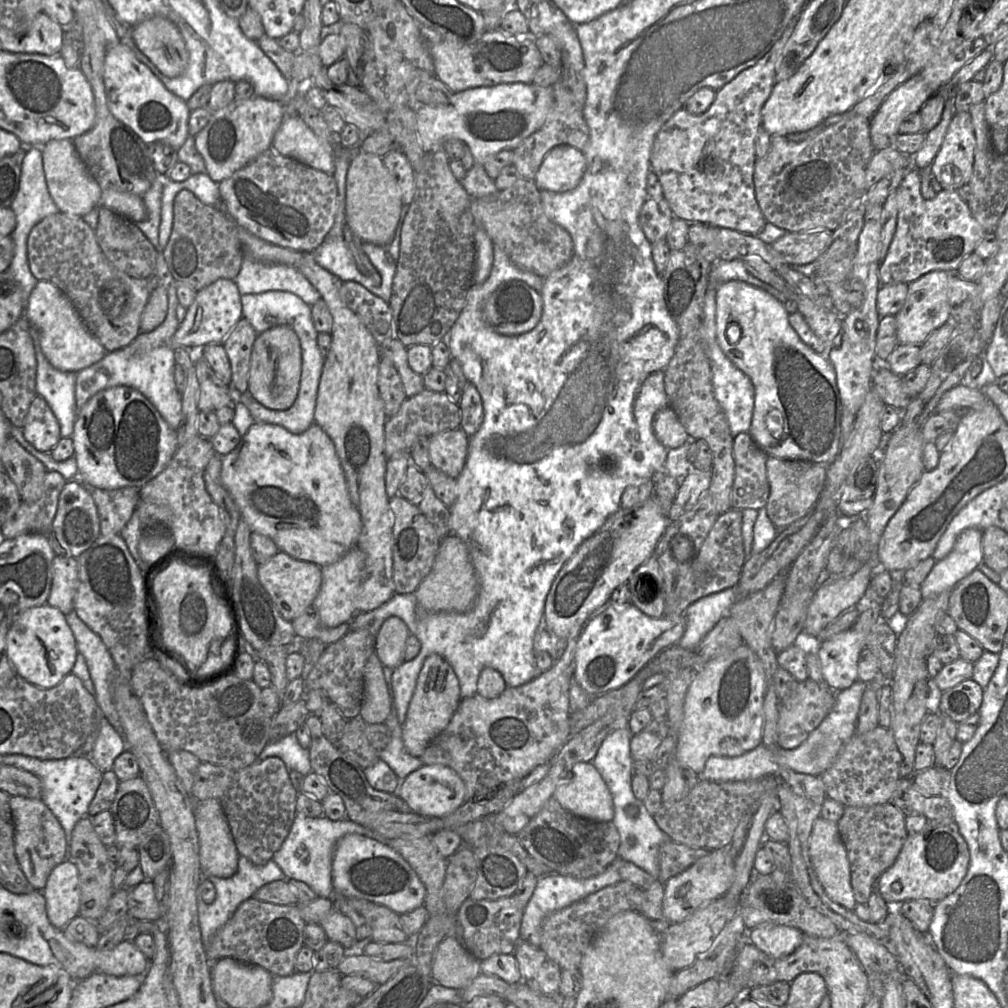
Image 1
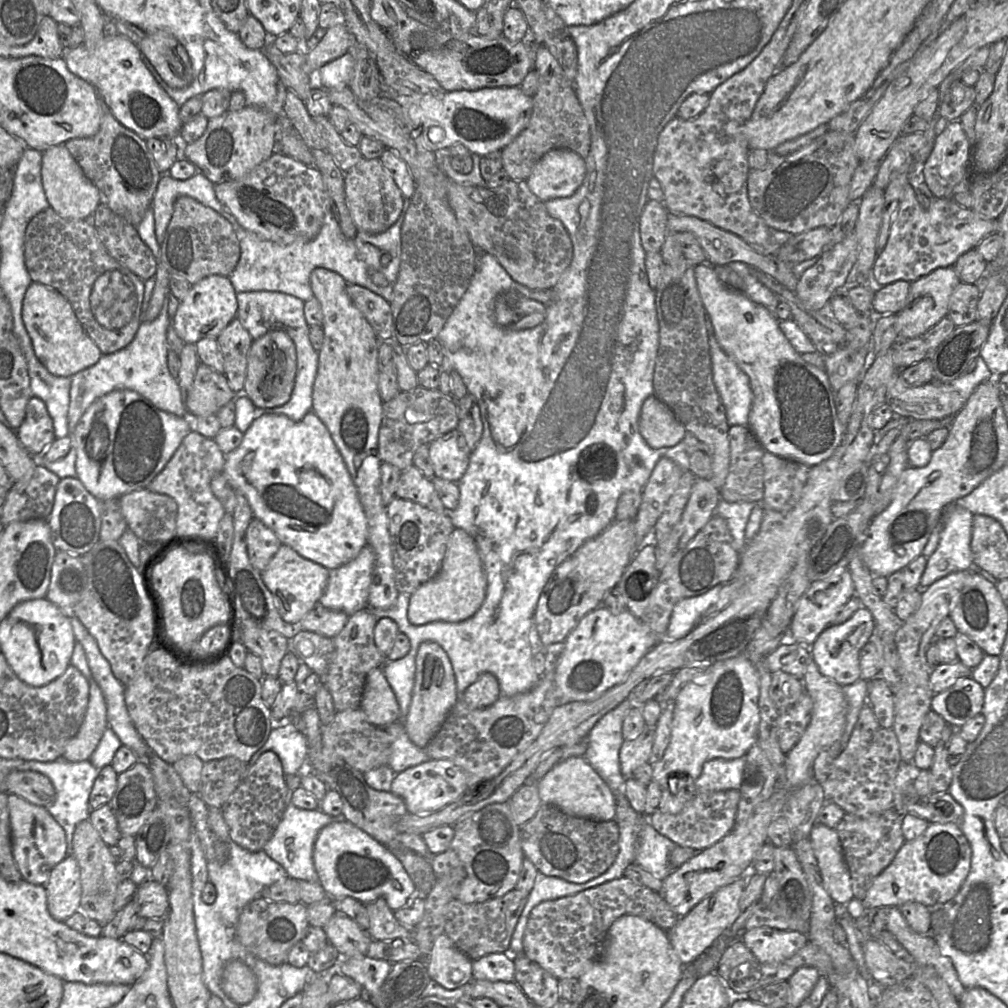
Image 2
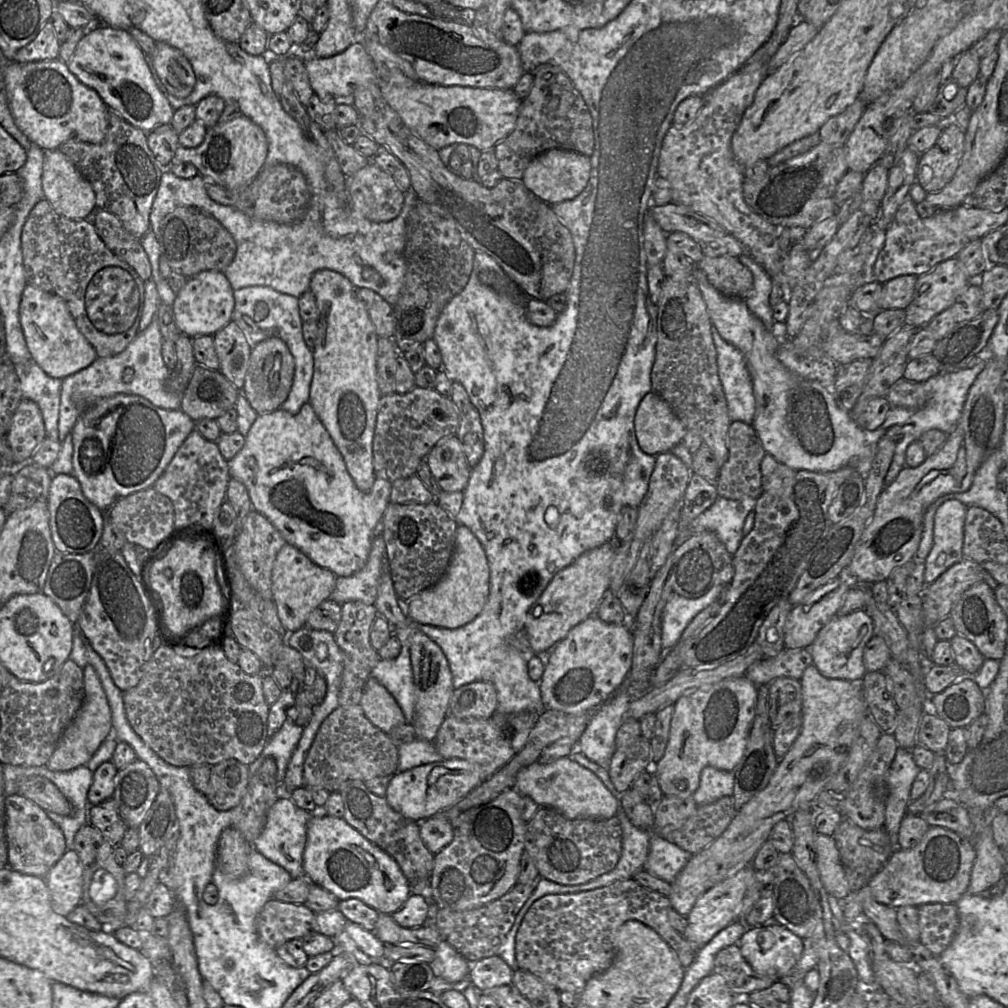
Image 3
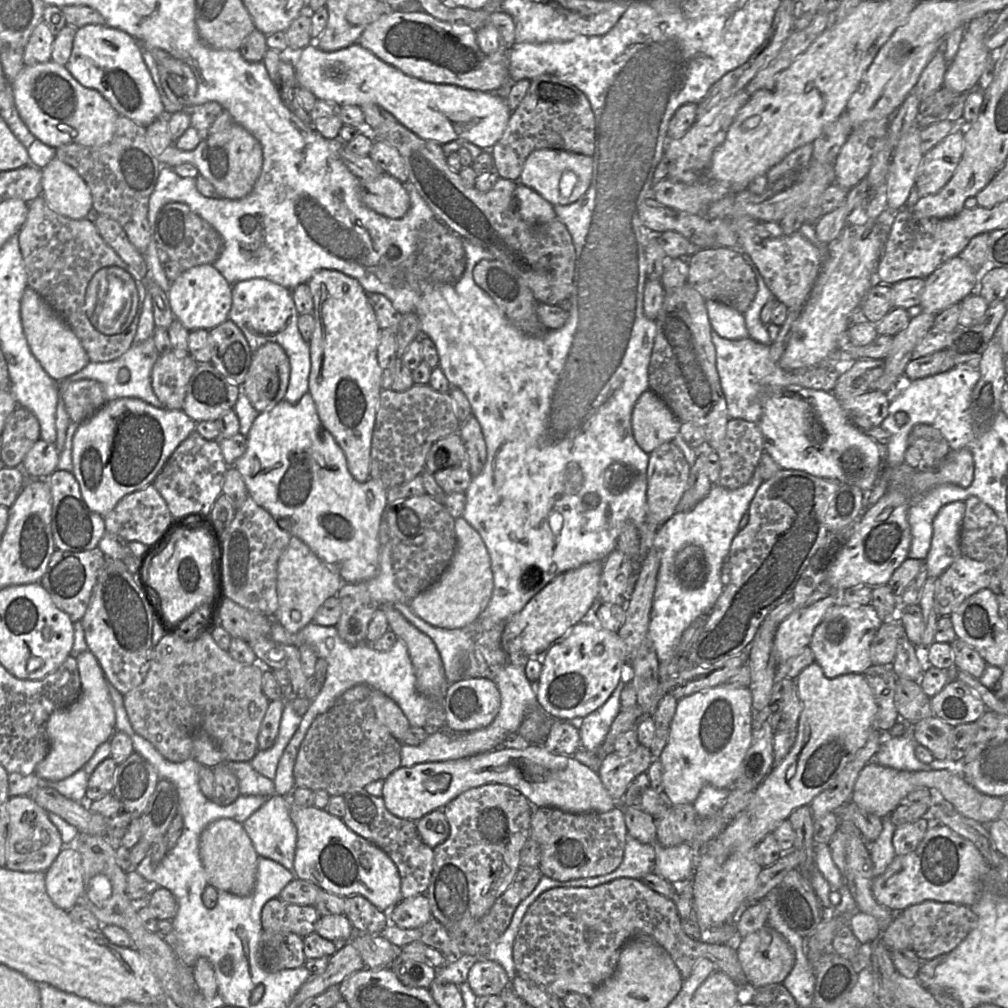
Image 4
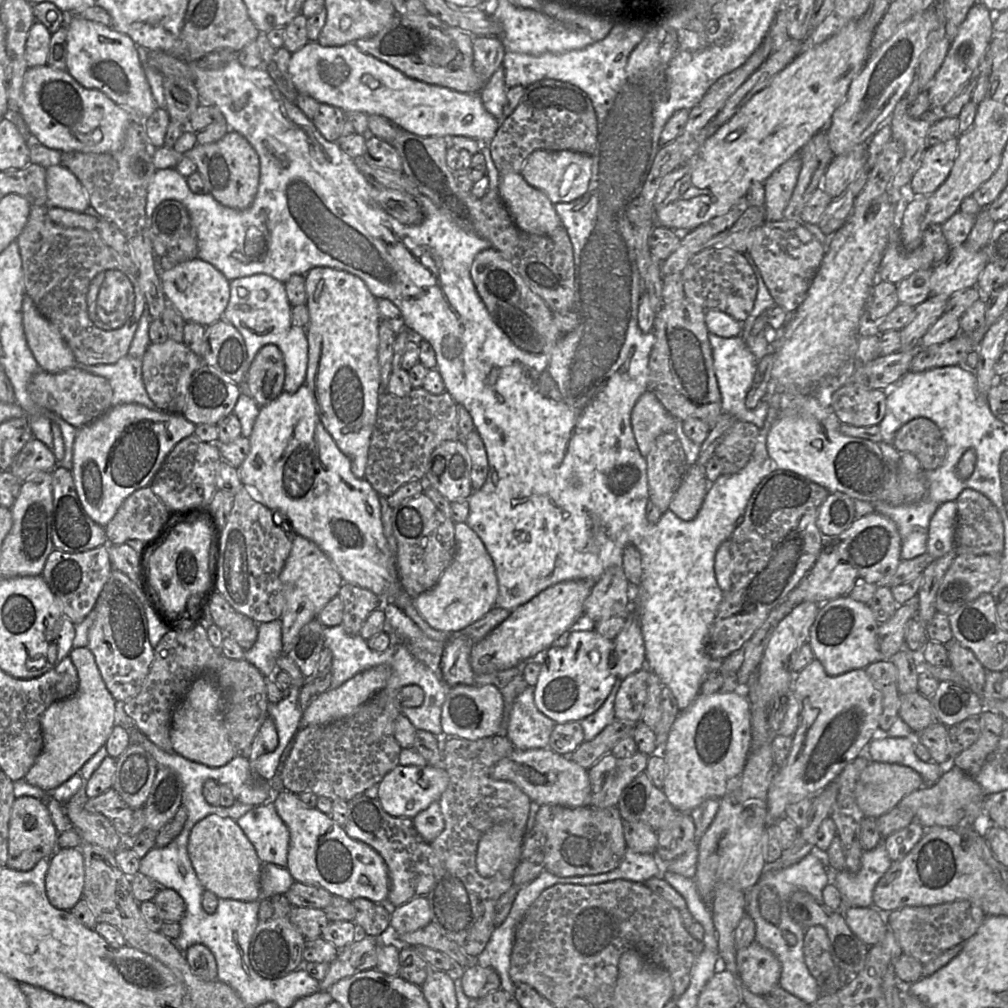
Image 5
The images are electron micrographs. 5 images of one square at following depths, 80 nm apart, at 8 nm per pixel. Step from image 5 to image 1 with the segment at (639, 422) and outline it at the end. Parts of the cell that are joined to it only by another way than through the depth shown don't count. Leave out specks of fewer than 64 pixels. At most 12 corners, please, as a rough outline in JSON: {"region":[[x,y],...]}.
{"region":[[669,406],[654,415],[652,429],[667,449],[690,439]]}

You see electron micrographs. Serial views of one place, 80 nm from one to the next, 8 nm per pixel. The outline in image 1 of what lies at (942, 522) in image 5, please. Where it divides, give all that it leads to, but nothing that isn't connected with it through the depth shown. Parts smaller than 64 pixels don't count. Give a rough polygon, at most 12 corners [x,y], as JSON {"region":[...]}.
{"region":[[964,530],[920,586],[923,599],[952,591],[983,561],[982,531]]}

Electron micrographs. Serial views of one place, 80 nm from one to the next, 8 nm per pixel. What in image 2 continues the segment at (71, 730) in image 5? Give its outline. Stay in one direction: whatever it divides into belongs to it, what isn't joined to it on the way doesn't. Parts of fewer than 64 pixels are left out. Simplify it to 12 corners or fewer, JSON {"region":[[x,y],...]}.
{"region":[[92,677],[83,723],[62,754],[89,760],[108,727],[107,706]]}

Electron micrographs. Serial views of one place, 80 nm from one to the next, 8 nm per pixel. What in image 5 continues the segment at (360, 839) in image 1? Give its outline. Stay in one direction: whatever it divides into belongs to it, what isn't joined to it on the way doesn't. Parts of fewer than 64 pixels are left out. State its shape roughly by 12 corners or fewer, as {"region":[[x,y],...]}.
{"region":[[275,792],[295,882],[386,902],[378,852],[297,794]]}

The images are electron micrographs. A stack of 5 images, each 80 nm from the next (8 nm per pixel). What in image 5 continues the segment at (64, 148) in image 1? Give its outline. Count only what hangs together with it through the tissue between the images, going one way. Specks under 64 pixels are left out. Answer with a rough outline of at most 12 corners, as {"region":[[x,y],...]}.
{"region":[[62,164],[46,169],[47,205],[90,206],[78,178]]}

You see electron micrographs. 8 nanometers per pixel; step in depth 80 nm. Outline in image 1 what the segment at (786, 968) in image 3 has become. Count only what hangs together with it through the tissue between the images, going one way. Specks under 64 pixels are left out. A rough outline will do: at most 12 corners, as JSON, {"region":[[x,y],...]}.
{"region":[[765,923],[748,930],[746,941],[782,958],[801,946],[797,928]]}

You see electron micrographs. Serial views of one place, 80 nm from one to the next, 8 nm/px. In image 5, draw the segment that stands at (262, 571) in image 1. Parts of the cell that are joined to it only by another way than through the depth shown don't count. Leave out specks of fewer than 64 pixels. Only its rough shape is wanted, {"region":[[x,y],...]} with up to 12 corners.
{"region":[[295,535],[280,574],[283,653],[344,581],[329,556]]}

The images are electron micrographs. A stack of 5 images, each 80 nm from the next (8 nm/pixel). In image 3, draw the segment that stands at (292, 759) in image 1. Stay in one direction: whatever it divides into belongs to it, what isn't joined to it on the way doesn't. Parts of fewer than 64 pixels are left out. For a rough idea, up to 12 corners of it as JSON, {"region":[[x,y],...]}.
{"region":[[287,717],[248,765],[250,775],[266,757],[277,764],[276,779],[283,788],[287,765],[303,728]]}

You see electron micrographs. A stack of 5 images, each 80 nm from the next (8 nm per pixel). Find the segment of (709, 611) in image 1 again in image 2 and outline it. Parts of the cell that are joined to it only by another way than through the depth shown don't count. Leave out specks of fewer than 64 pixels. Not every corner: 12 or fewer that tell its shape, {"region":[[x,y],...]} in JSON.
{"region":[[724,584],[682,599],[673,608],[665,640],[684,638],[714,605]]}

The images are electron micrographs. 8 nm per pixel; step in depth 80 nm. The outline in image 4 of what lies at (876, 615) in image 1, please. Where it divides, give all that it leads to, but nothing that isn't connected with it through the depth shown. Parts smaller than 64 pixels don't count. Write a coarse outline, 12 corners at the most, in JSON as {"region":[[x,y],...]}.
{"region":[[870,605],[829,607],[808,645],[824,675],[863,674],[881,623]]}

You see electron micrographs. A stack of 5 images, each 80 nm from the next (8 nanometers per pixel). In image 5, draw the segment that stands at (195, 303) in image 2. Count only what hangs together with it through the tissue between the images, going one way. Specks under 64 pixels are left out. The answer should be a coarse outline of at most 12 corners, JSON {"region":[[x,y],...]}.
{"region":[[195,258],[164,270],[166,298],[186,322],[222,319],[230,281]]}

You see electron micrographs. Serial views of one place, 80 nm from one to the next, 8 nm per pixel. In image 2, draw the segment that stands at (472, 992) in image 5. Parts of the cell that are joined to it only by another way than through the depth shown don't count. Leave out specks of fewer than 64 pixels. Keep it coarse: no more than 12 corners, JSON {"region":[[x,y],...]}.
{"region":[[492,953],[473,961],[473,981],[514,982],[514,959]]}

